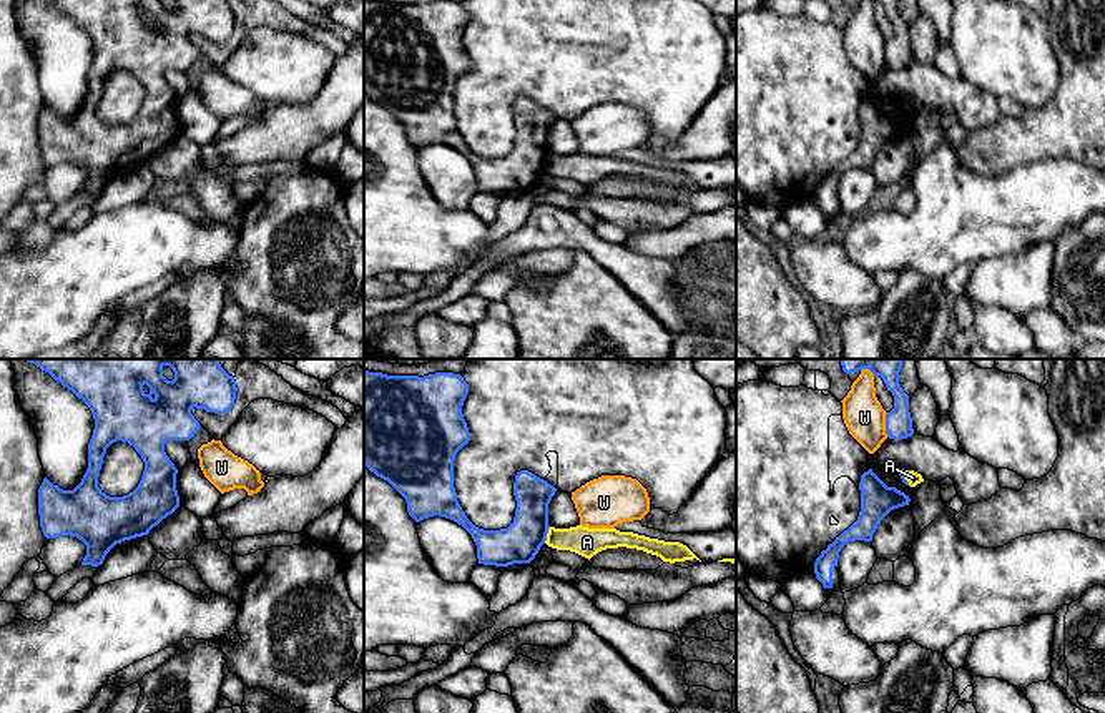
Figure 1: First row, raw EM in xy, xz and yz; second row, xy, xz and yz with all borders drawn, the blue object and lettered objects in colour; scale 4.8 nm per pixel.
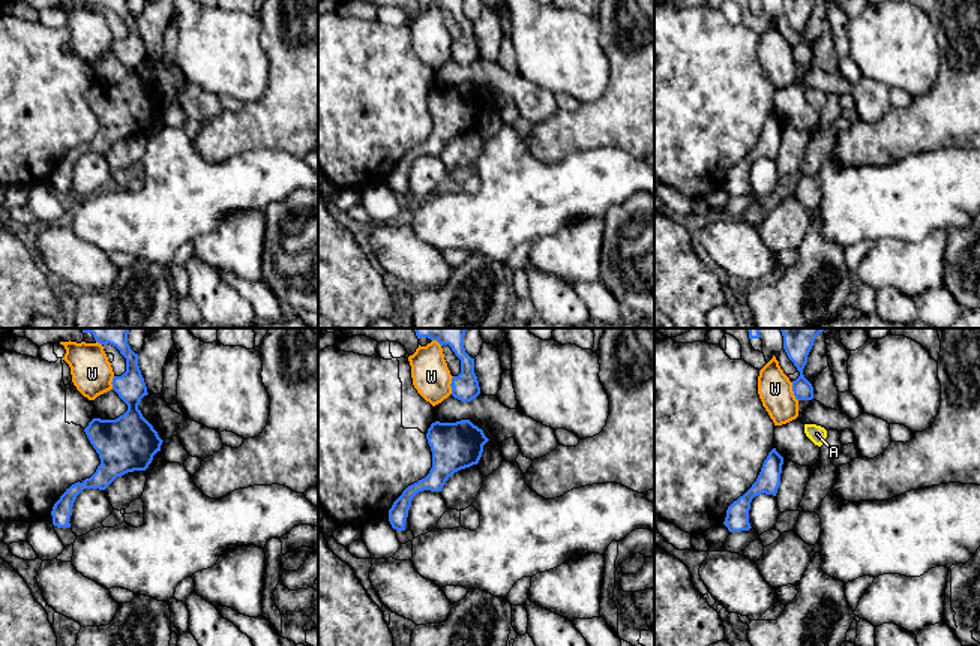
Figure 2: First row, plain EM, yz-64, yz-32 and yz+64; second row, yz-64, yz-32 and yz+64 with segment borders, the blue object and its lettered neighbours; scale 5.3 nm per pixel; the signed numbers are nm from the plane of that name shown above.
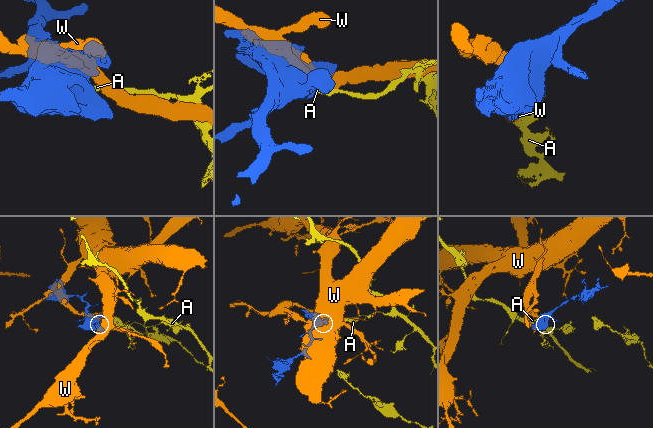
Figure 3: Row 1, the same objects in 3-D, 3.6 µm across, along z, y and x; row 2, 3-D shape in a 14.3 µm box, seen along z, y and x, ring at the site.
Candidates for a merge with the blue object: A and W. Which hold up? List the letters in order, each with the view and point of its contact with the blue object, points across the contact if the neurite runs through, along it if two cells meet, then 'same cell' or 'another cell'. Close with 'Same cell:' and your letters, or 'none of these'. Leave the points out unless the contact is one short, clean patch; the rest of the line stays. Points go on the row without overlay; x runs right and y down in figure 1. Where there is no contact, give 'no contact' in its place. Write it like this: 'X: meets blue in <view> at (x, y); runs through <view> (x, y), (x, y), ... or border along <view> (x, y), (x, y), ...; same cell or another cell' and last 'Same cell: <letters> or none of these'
A: meets blue in xz at (545, 163); border along xz (550, 155), (544, 170); another cell
W: meets blue in yz at (886, 52); another cell
Same cell: none of these

